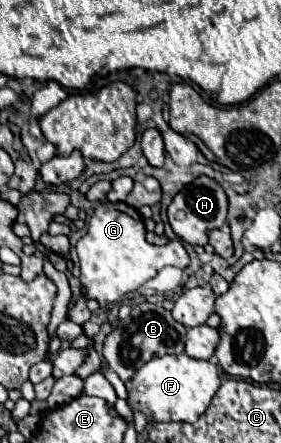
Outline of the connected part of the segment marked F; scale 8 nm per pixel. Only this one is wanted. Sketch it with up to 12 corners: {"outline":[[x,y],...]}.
{"outline":[[154,358],[126,382],[150,422],[192,424],[218,388],[218,366]]}

